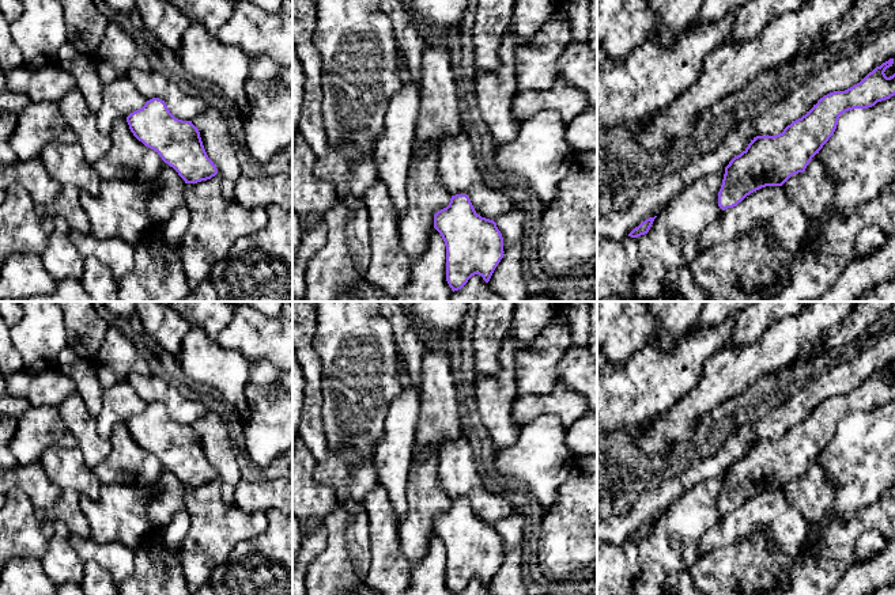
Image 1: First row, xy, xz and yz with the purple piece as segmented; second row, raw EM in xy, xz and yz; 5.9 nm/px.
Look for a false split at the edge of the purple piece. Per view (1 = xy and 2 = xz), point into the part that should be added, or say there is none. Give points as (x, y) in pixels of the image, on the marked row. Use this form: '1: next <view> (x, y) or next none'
1: next none
2: next none

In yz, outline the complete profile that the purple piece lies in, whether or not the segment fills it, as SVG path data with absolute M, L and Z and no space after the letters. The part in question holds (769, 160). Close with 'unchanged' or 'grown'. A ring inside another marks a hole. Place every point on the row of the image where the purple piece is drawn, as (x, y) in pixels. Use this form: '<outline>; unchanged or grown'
M890 58L853 87L824 95L782 133L754 137L725 167L718 206L733 208L754 192L782 186L792 175L804 173L834 134L841 114L872 107L895 95L895 73L890 77L884 73L892 64Z; unchanged

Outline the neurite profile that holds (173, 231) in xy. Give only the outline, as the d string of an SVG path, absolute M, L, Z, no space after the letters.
M186 205L174 209L169 221L162 226L163 236L169 247L178 249L188 226L190 215Z

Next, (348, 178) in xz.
M343 143L339 148L329 147L325 158L316 160L314 177L329 182L337 198L352 197L363 201L370 186L378 179L373 156L360 158L359 149L350 143Z

